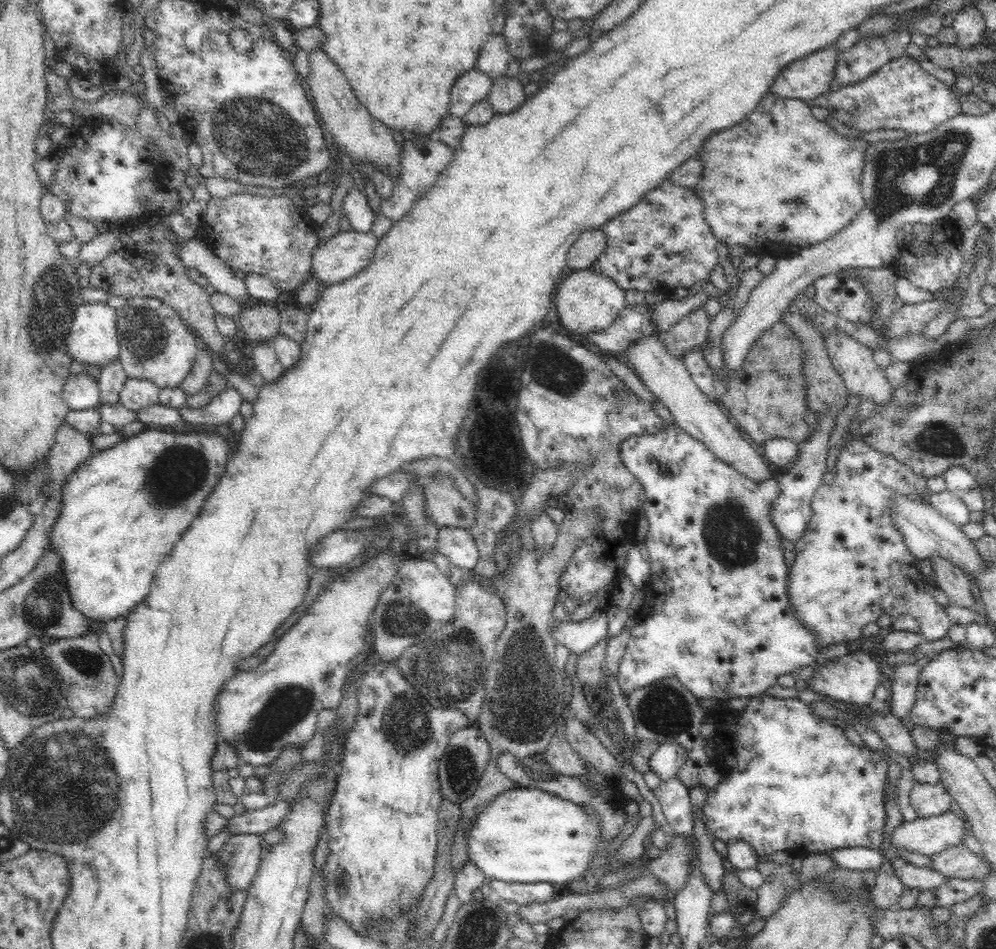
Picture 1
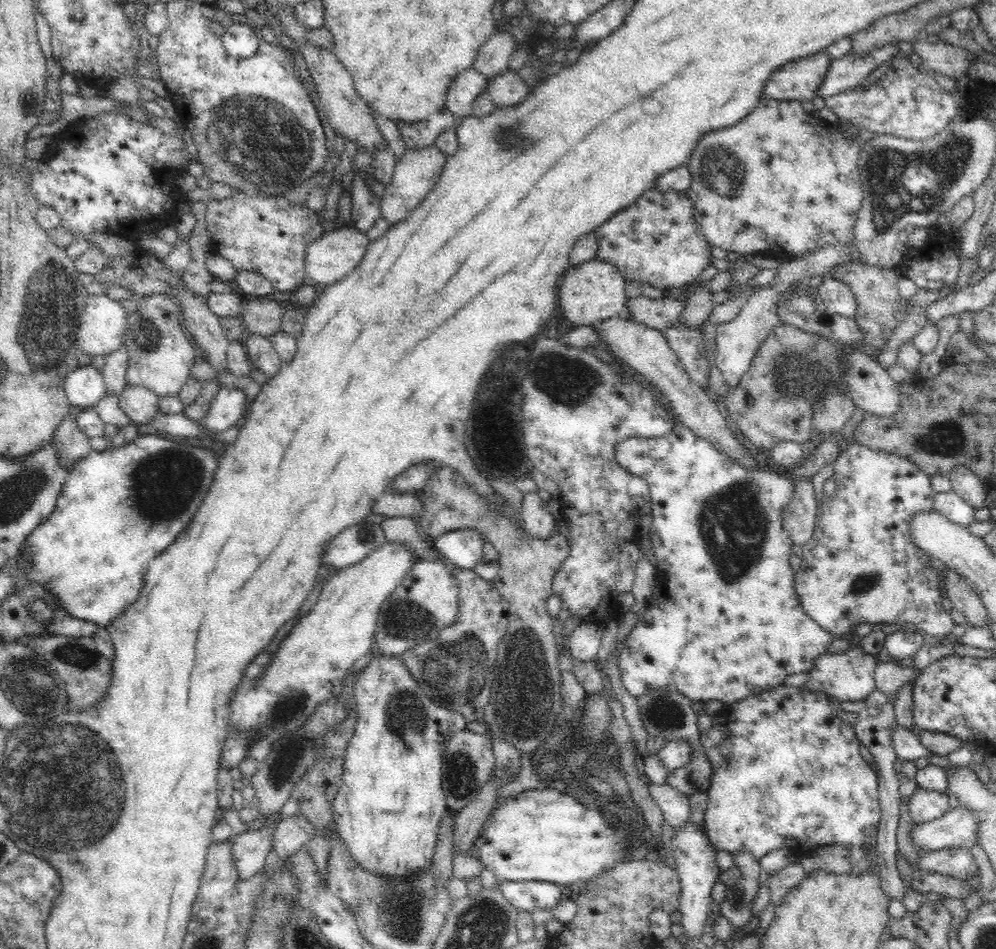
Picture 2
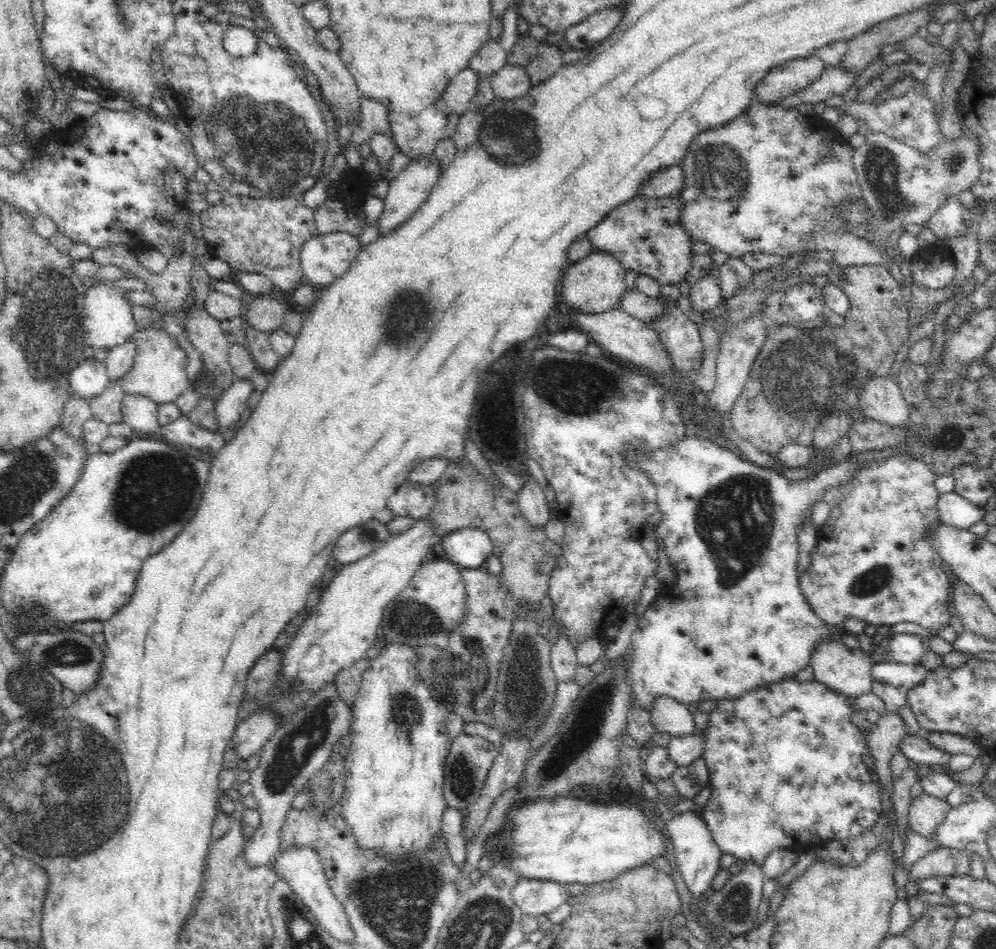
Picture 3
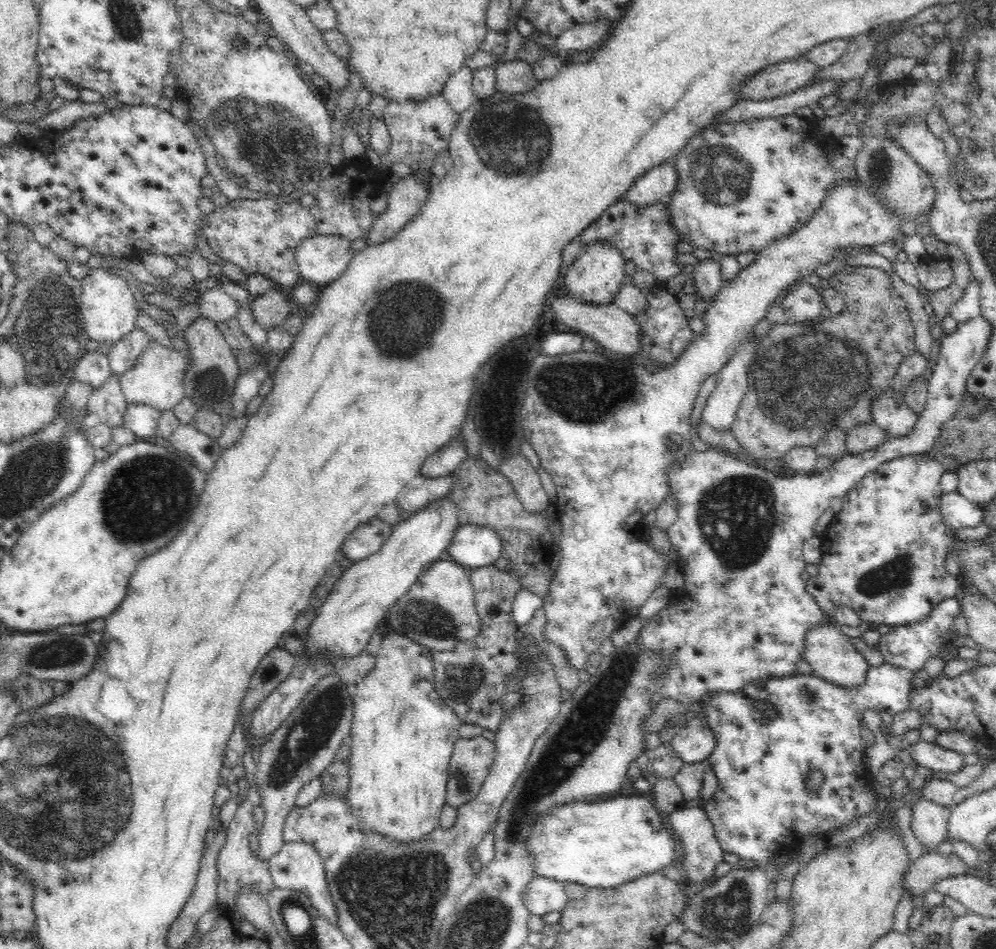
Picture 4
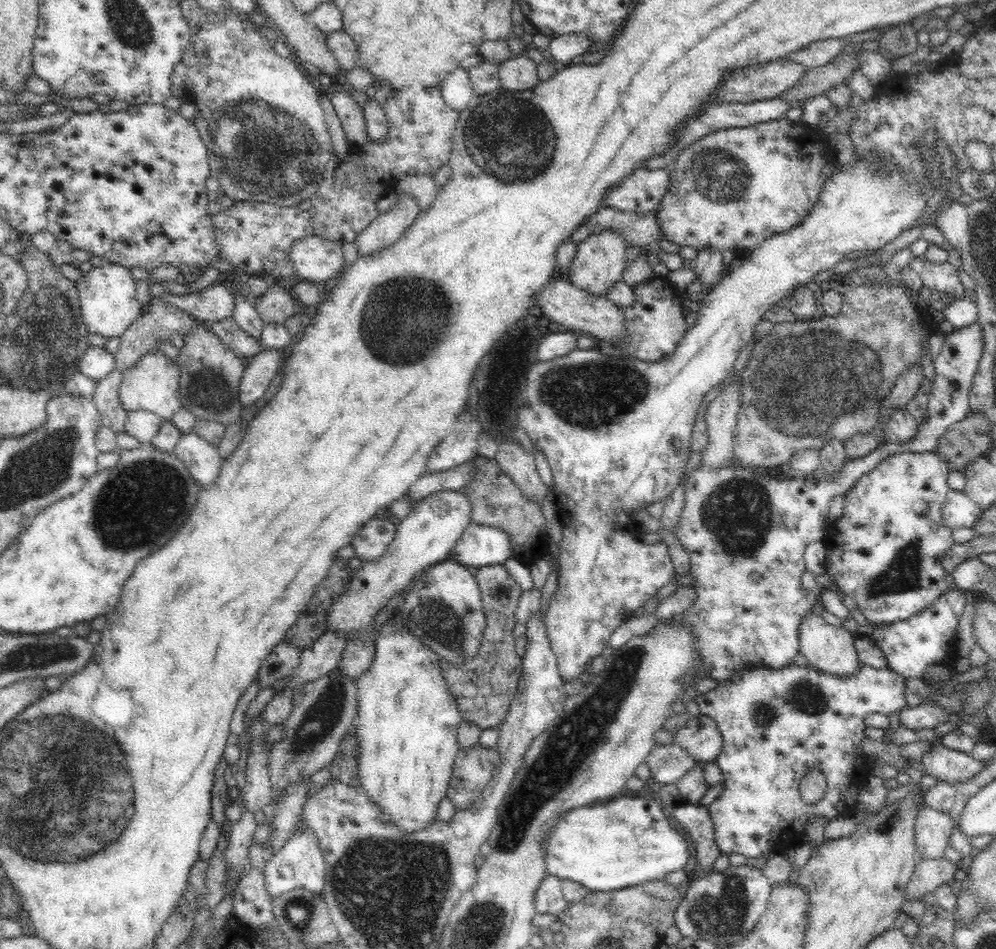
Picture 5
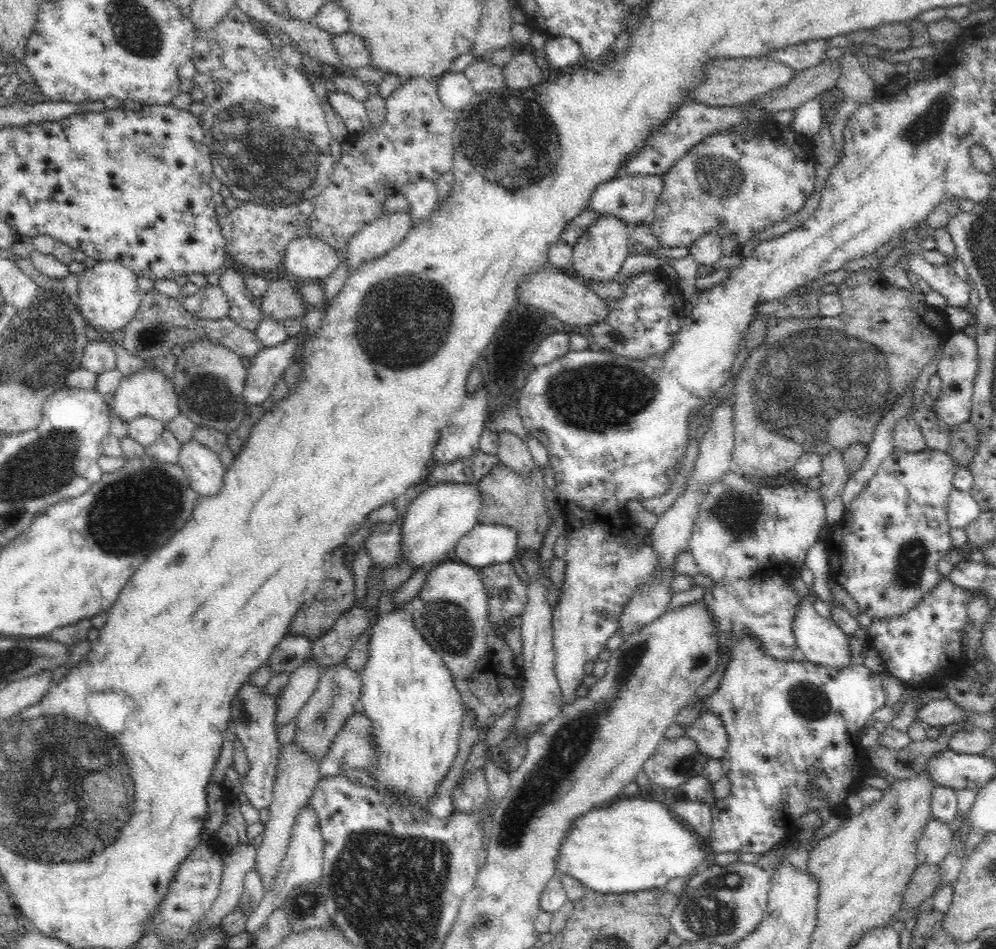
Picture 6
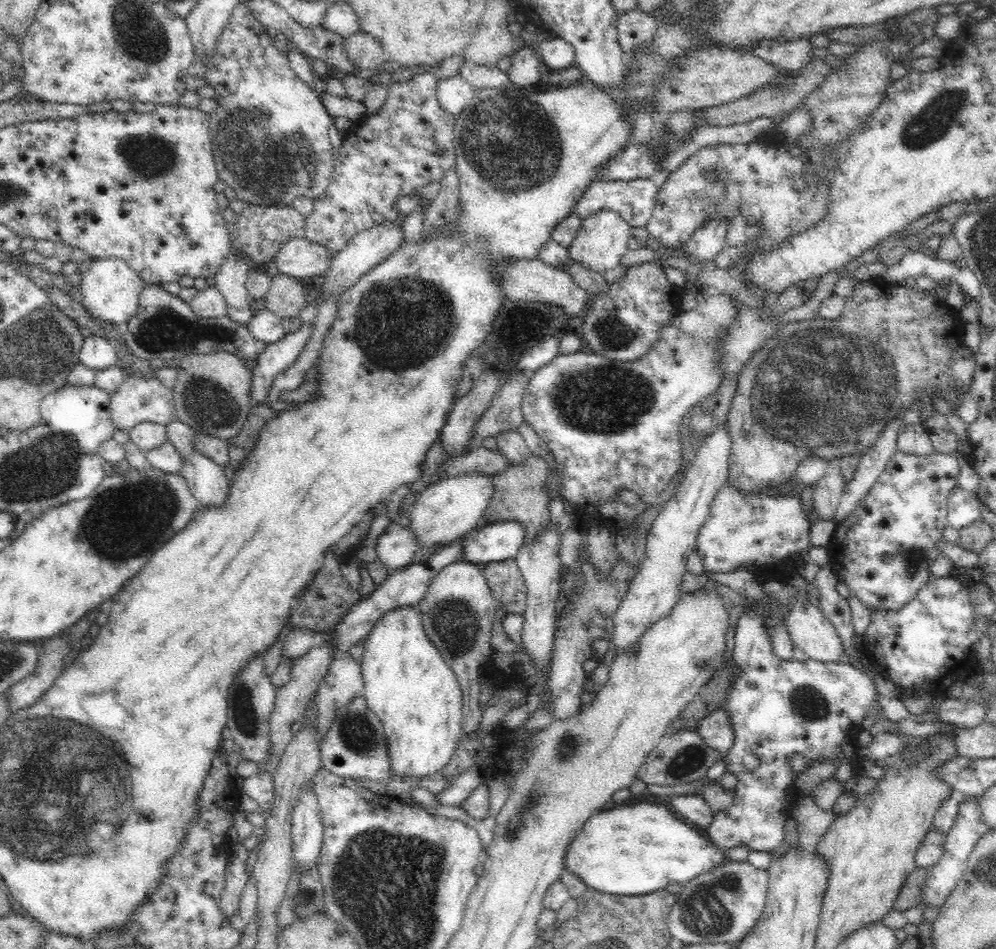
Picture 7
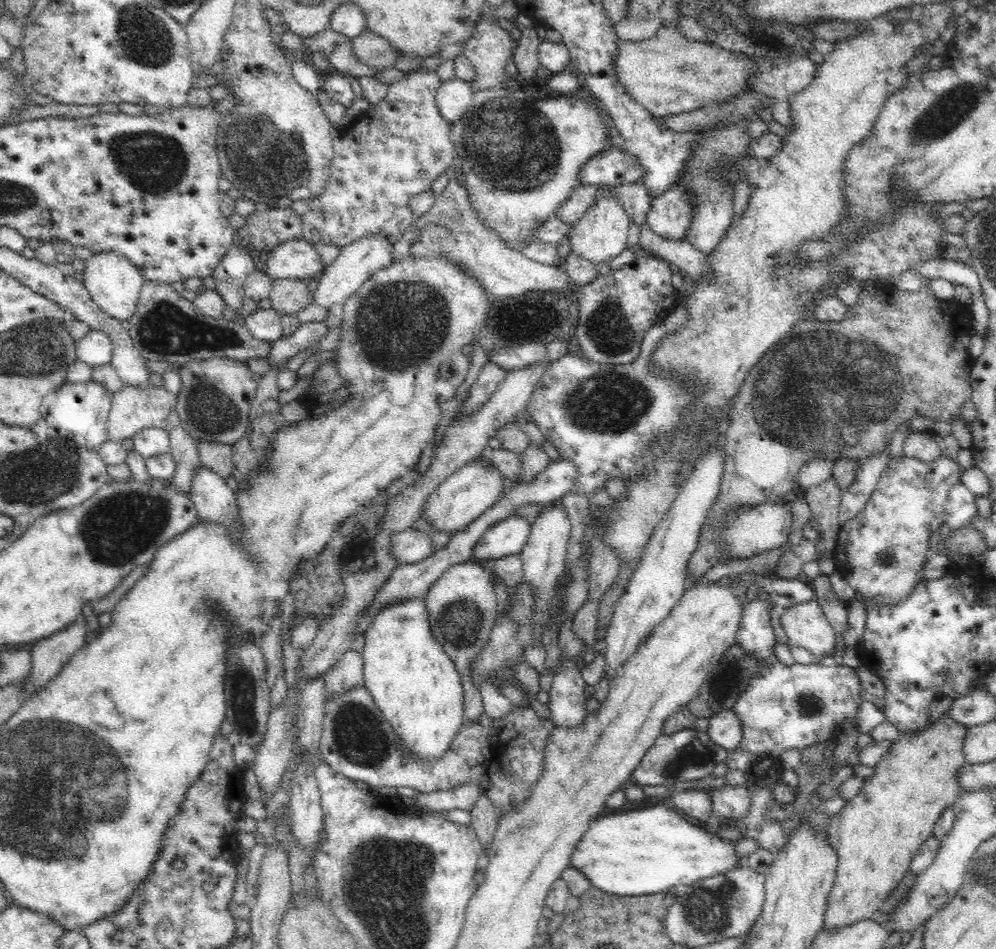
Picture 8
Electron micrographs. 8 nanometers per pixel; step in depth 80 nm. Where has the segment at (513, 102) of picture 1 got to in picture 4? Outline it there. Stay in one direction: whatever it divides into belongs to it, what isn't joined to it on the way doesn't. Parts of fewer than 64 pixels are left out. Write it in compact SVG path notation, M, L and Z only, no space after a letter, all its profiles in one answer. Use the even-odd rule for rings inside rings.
M518 58L496 67L496 91L508 94L523 94L529 92L539 84L534 77L532 63Z

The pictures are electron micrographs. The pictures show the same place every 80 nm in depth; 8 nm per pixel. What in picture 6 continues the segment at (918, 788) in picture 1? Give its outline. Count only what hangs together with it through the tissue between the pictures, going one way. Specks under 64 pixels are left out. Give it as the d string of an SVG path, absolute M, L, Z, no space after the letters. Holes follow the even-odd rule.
M932 816L927 820L921 837L918 839L916 860L918 865L939 864L950 850L950 838L952 838L951 825Z

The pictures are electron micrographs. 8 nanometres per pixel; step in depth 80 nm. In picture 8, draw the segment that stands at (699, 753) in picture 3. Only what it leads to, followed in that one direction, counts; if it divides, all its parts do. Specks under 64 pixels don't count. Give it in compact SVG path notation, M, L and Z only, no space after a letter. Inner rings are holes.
M733 709L719 710L709 717L708 736L722 748L738 748L743 739L742 723Z

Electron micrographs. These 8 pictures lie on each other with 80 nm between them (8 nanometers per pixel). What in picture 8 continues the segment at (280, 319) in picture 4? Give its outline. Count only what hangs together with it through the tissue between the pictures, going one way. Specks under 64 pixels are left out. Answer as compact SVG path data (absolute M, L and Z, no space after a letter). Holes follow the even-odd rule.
M274 279L269 298L280 314L297 315L312 303L313 293L302 279Z

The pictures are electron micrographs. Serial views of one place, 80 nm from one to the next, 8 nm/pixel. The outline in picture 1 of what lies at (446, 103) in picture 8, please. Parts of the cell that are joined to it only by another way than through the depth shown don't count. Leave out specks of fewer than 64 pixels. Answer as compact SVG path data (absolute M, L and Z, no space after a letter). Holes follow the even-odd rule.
M477 68L462 74L450 90L449 113L451 116L464 118L474 104L487 98L493 79L484 75Z

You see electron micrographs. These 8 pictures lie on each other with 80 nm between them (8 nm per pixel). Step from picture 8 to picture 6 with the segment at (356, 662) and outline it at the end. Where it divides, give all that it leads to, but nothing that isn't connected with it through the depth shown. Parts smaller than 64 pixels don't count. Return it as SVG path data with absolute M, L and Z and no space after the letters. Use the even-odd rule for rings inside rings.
M344 661L324 669L324 672L320 673L312 696L296 717L298 728L293 743L301 746L313 758L320 761L320 758L328 752L328 744L334 740L338 728L342 728L344 720L350 716L350 712L354 712L354 706L360 703L361 686L359 672L349 668Z

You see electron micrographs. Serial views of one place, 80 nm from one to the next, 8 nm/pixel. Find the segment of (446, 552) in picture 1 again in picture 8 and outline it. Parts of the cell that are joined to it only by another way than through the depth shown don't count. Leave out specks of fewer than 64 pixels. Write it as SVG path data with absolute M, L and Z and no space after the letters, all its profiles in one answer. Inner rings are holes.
M512 513L489 526L482 540L474 546L474 559L500 559L521 554L530 534L530 521Z

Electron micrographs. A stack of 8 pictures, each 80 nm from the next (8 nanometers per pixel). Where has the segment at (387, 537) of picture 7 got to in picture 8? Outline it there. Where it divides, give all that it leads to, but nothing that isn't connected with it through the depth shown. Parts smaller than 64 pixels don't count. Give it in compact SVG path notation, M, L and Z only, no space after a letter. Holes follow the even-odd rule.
M413 528L394 534L392 544L392 551L402 564L422 562L434 554L430 534Z

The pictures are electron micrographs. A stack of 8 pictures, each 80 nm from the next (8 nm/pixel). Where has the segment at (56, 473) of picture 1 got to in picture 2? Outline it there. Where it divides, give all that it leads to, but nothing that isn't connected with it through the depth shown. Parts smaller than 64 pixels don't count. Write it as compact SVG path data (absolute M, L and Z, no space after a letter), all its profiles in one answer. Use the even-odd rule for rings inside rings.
M71 404L70 410L66 412L66 416L55 430L53 440L63 464L80 461L92 451L88 444L89 438L80 430L77 423L77 414L84 410L86 408L83 406Z

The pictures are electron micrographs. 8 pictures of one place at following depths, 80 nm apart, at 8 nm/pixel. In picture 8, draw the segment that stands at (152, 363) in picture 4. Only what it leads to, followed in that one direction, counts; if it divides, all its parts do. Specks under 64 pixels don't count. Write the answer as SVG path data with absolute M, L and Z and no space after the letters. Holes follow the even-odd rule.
M124 386L122 390L113 393L111 409L106 422L106 436L110 441L120 443L124 440L133 440L140 429L159 428L170 432L173 428L181 426L181 420L176 410L177 396L168 392L164 387L138 387Z

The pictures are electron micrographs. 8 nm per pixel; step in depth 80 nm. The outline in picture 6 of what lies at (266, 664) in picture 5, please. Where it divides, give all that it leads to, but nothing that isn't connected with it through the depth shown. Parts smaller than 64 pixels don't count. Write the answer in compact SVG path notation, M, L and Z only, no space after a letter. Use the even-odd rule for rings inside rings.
M288 633L272 651L268 666L276 674L290 674L311 655L312 645L312 640L307 636Z

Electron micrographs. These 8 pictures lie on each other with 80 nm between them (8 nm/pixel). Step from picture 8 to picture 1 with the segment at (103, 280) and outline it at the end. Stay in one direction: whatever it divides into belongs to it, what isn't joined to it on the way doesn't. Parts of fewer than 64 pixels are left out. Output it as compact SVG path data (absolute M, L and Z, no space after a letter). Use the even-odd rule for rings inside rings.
M107 301L84 302L74 313L73 320L70 333L66 334L67 350L73 360L104 368L108 362L119 358L117 310Z

